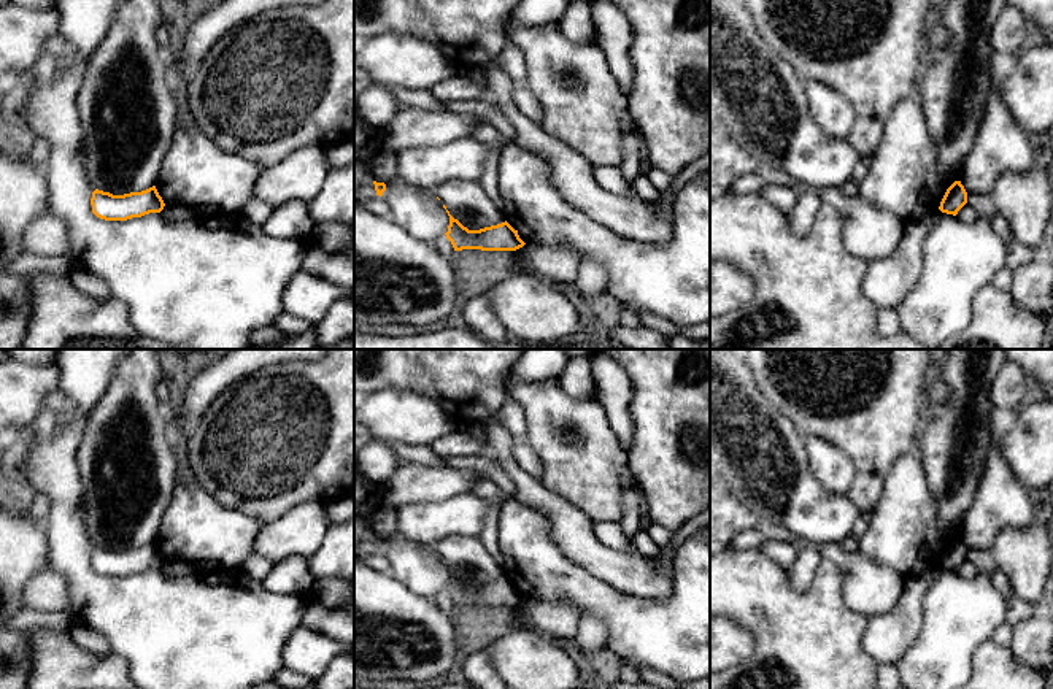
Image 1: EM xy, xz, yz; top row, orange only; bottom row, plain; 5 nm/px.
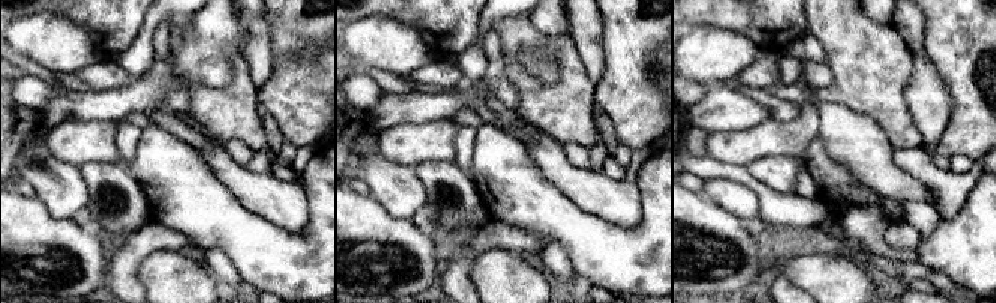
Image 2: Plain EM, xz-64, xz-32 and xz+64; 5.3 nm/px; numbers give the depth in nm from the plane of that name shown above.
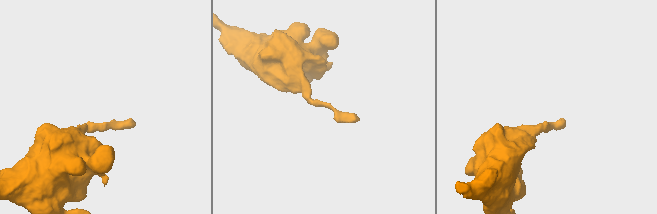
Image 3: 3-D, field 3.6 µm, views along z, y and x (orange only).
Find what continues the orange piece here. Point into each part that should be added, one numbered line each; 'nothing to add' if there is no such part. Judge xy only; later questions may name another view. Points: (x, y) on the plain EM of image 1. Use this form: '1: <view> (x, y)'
nothing to add

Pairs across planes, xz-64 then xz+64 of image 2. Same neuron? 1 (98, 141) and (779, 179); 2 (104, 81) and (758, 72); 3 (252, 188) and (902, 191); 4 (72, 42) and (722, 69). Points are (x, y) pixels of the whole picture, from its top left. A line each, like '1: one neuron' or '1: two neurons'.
1: two neurons
2: one neuron
3: one neuron
4: one neuron

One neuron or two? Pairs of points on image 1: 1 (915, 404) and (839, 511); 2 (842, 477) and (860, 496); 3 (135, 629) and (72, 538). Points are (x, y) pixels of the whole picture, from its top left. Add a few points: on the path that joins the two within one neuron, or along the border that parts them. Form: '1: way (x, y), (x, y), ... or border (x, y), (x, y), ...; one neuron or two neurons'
1: border (845, 496), (860, 511); two neurons
2: border (840, 451), (855, 470), (847, 496); two neurons
3: way (113, 607), (78, 572), (72, 561); one neuron

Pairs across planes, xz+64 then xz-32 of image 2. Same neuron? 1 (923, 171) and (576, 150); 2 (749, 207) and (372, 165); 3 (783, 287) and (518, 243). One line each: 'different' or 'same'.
1: same
2: same
3: same

